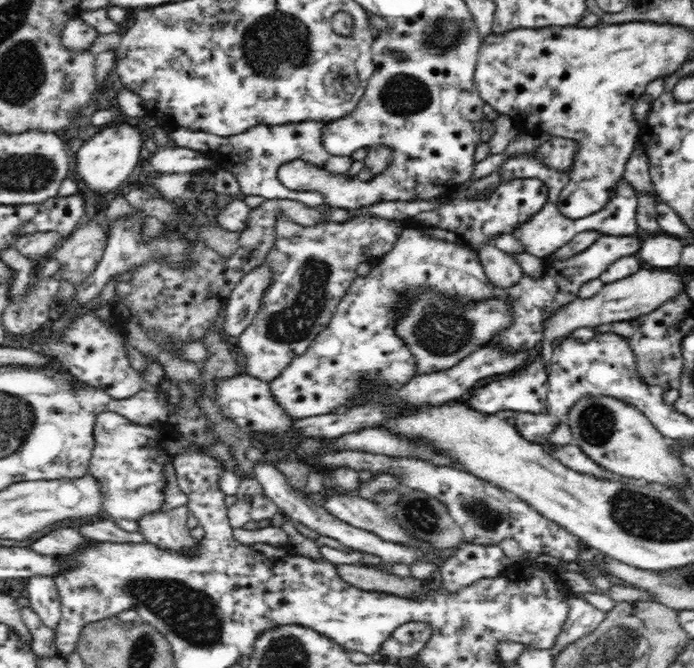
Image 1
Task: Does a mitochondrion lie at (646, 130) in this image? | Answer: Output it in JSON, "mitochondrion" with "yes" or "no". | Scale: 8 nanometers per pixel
{"mitochondrion":"no"}

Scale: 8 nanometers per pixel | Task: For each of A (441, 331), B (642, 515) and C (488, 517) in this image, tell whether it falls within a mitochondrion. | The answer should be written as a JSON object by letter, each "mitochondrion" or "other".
{"A":"mitochondrion","B":"mitochondrion","C":"mitochondrion"}

